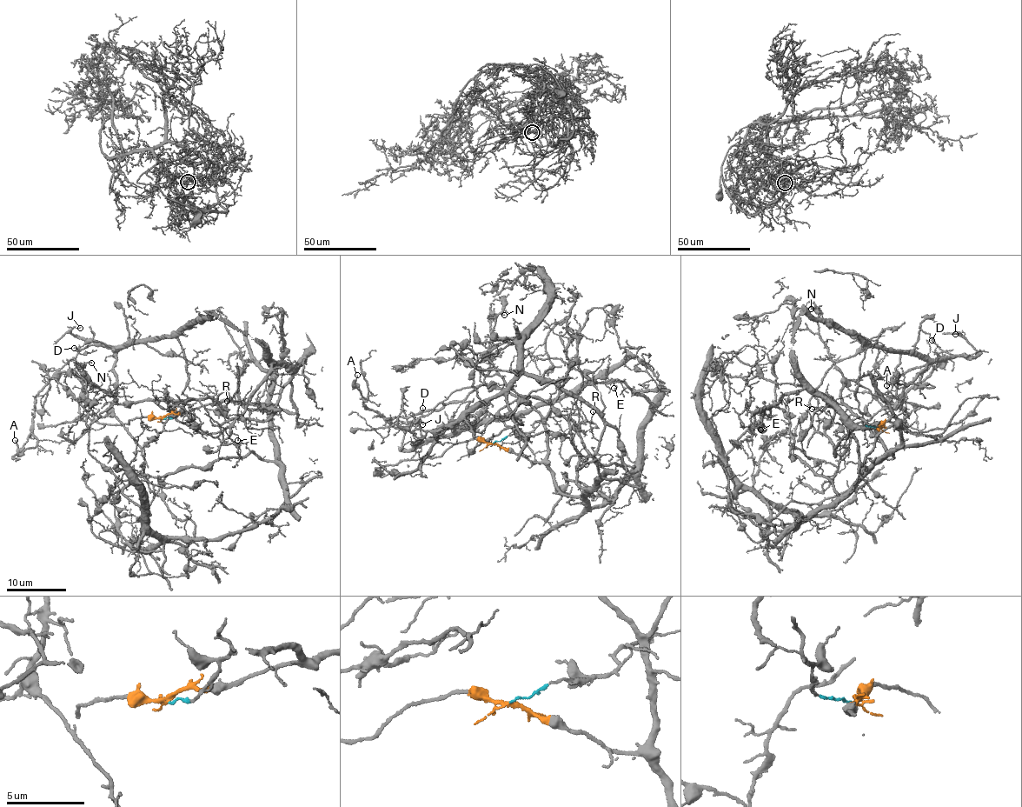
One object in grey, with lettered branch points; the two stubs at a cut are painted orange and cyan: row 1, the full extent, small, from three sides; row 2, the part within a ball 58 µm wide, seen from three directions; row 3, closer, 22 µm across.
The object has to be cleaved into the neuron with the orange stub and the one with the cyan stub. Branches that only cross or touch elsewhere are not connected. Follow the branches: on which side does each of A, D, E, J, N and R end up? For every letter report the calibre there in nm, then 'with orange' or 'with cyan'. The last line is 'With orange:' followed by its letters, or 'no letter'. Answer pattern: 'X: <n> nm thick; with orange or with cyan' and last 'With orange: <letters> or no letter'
A: 120 nm thick; with orange
D: 110 nm thick; with cyan
E: 120 nm thick; with cyan
J: 110 nm thick; with cyan
N: 100 nm thick; with orange
R: 110 nm thick; with cyan
With orange: A, N

